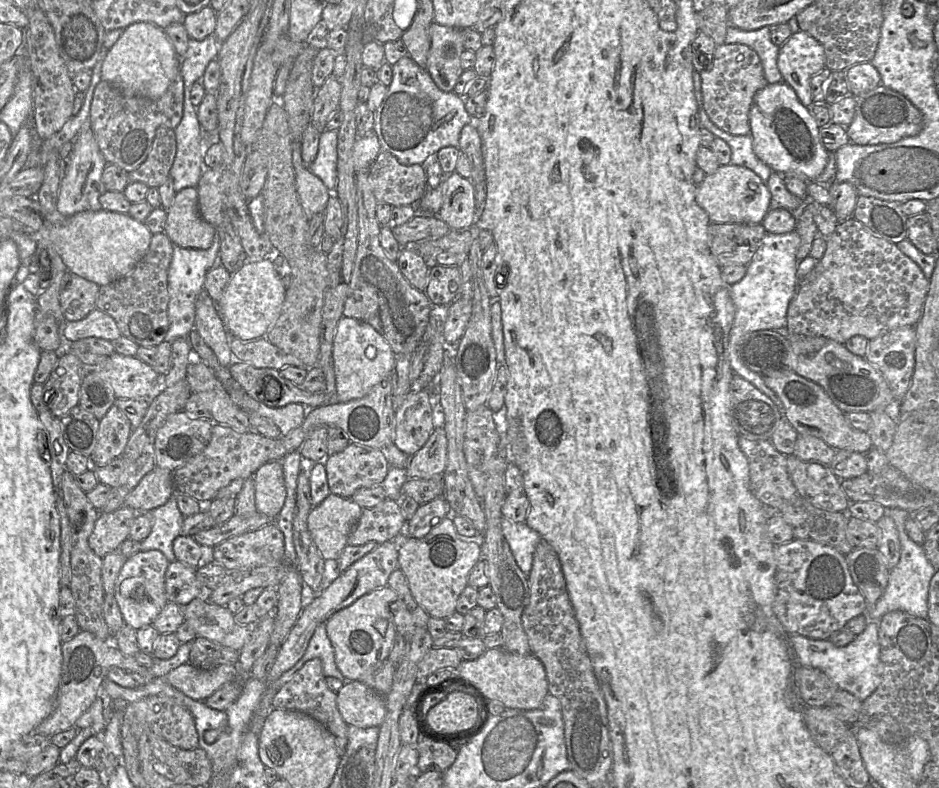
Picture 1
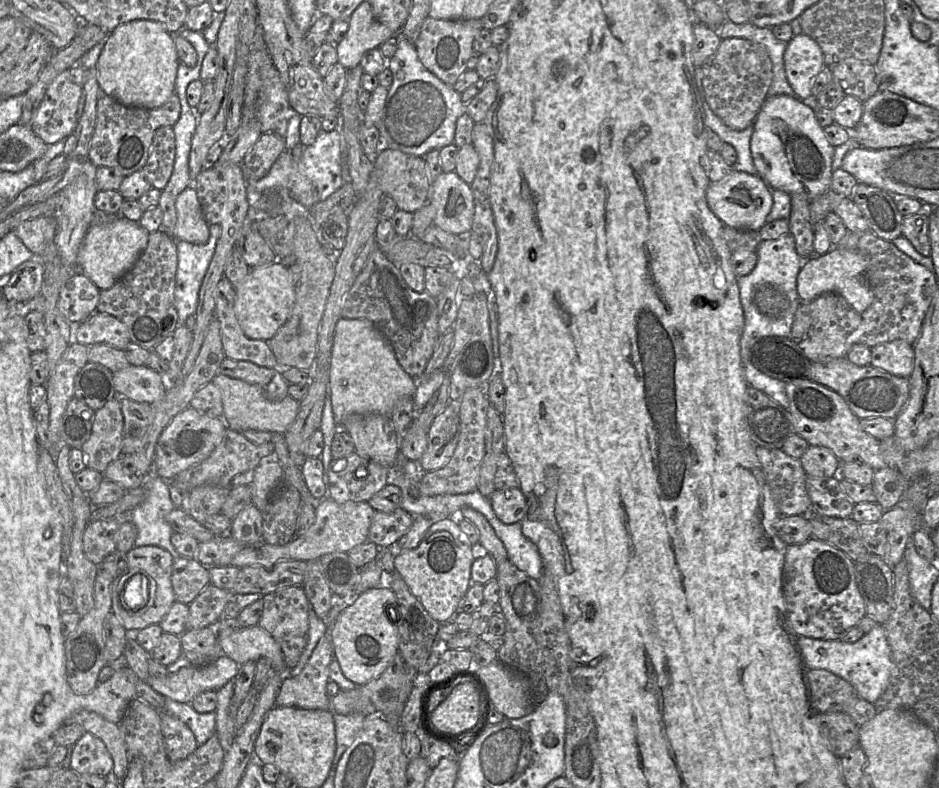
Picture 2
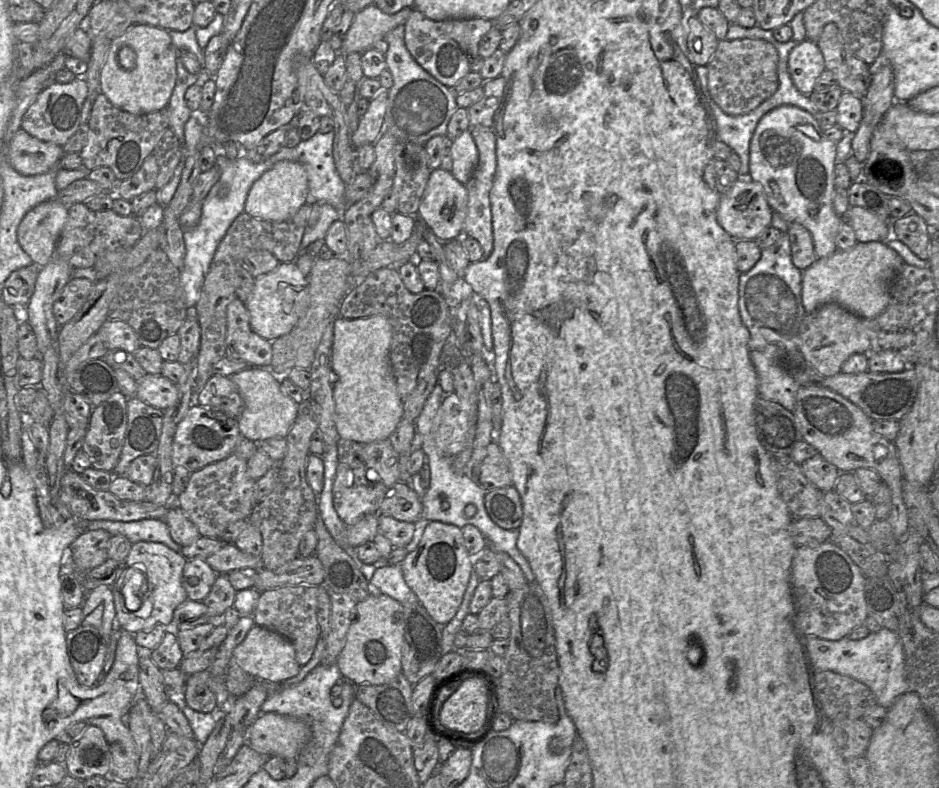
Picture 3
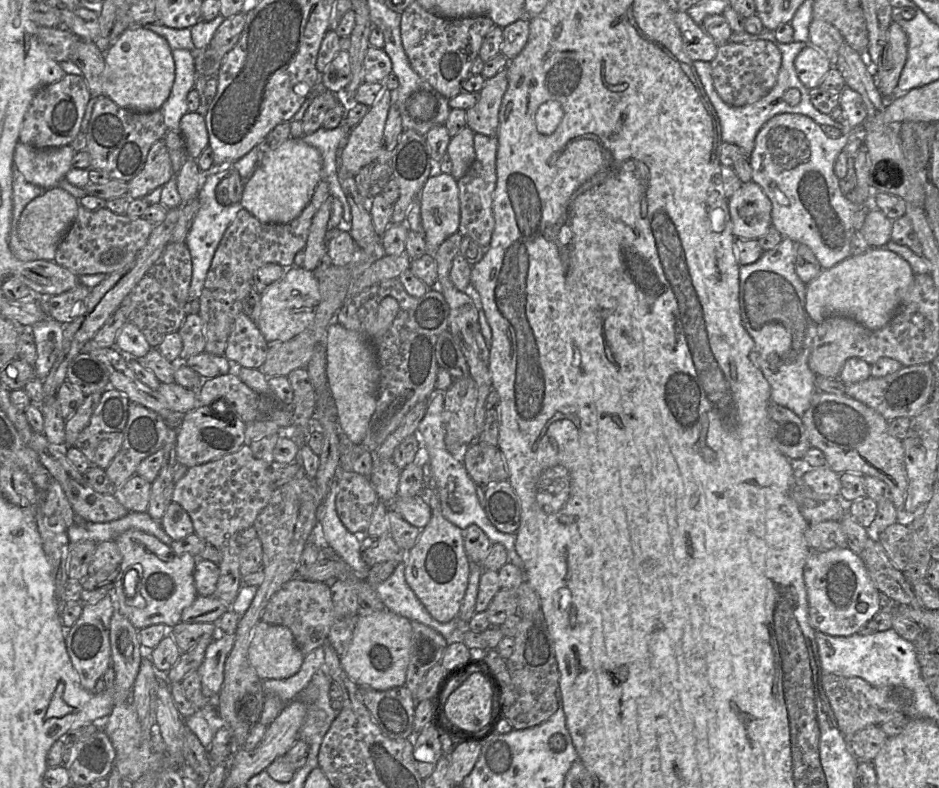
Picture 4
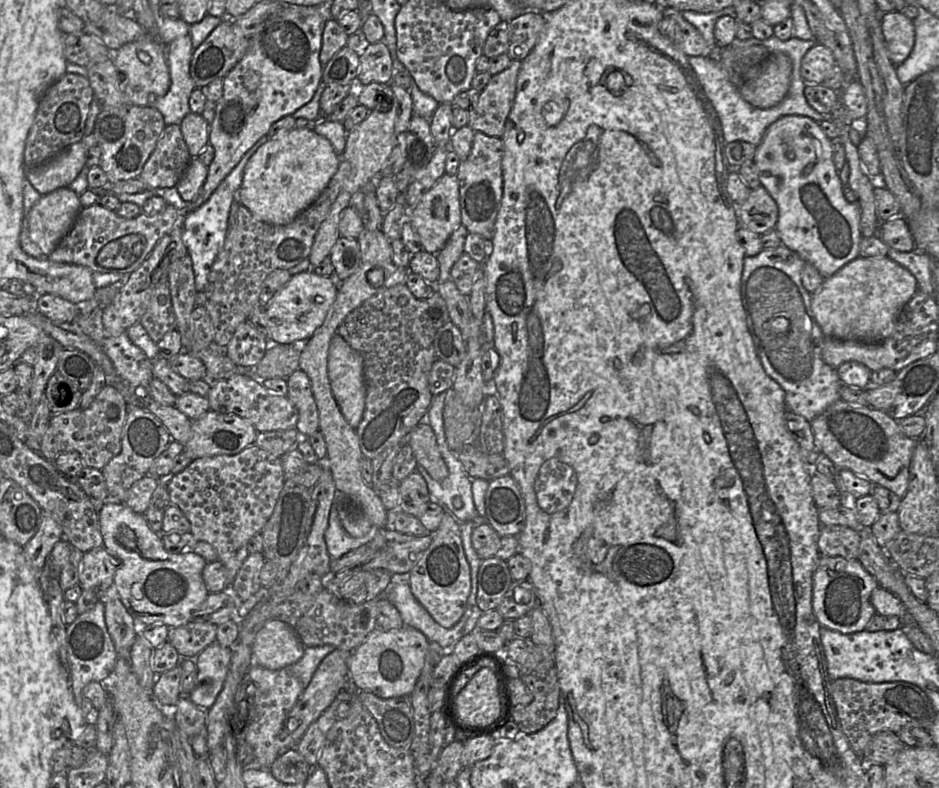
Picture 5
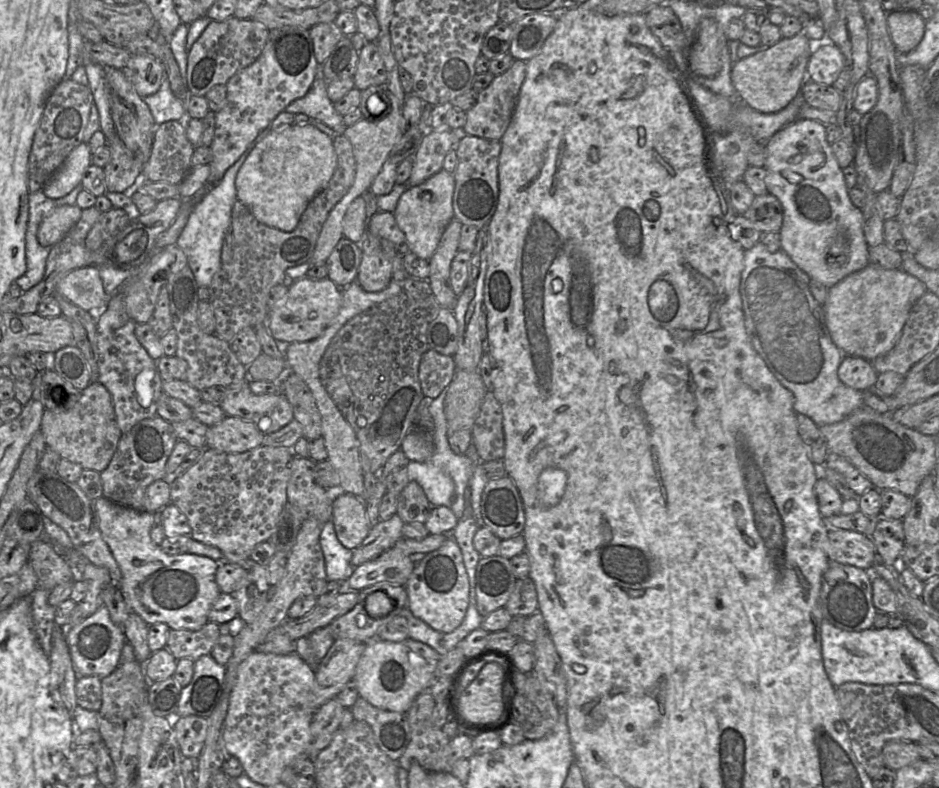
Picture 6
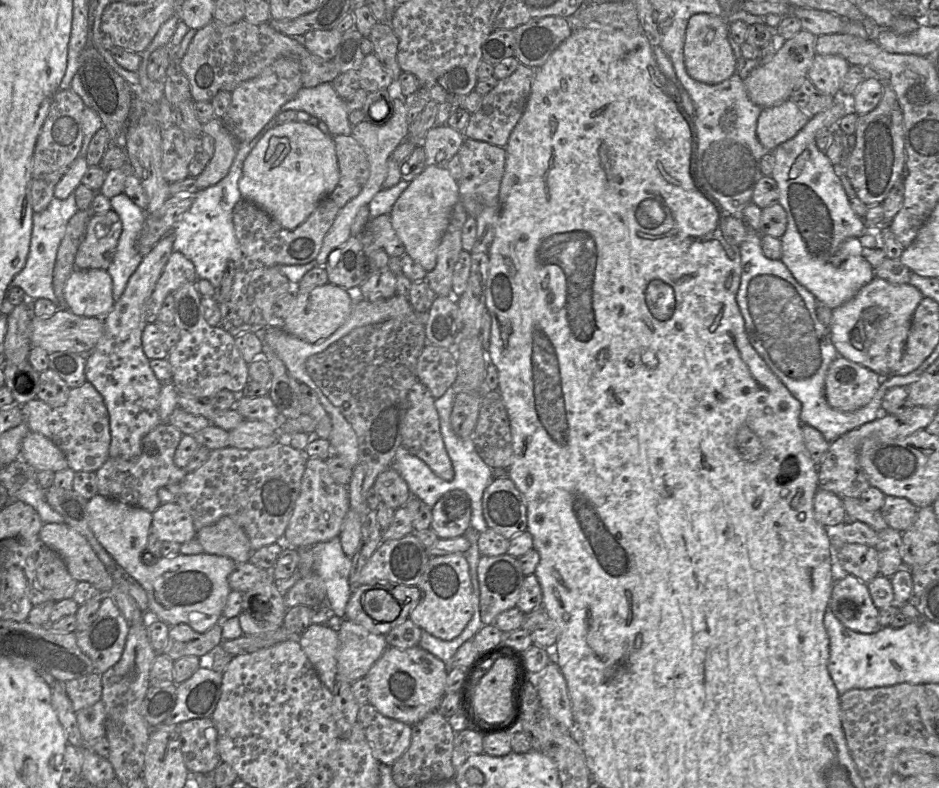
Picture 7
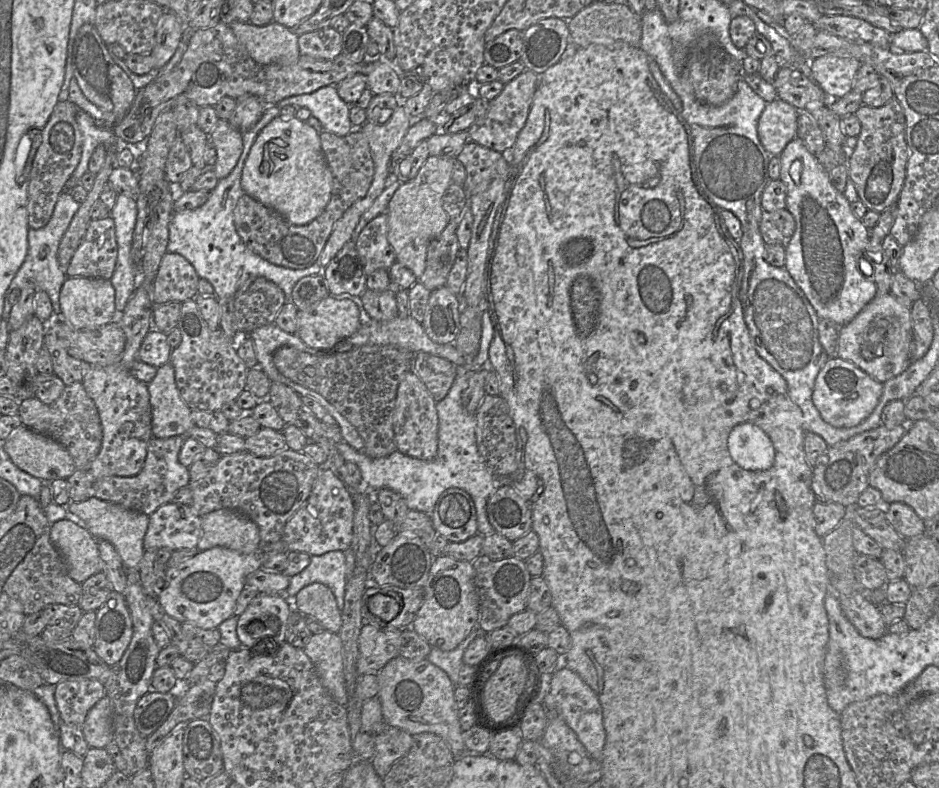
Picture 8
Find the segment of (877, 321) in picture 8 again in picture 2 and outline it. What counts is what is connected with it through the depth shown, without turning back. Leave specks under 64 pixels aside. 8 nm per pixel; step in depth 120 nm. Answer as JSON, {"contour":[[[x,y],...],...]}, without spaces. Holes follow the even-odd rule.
{"contour":[[[832,248],[821,256],[812,256],[803,262],[797,276],[797,293],[802,302],[810,302],[826,293],[841,295],[857,312],[865,311],[874,300],[873,292],[866,281],[869,259],[859,252]]]}

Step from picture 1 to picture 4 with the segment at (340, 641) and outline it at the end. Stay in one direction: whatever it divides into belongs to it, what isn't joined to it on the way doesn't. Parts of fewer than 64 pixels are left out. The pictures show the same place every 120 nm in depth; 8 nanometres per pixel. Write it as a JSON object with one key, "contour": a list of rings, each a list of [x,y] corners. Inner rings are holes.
{"contour":[[[360,606],[358,616],[352,640],[345,654],[340,655],[340,663],[346,674],[358,686],[369,686],[379,691],[405,685],[406,671],[412,647],[412,626],[410,620],[389,609],[372,612],[362,610]]]}

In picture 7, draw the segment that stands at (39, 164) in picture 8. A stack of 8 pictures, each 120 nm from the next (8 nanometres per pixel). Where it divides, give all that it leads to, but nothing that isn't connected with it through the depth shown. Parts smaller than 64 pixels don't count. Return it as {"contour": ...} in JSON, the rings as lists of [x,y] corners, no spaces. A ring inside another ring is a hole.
{"contour":[[[71,88],[59,89],[53,96],[36,141],[32,161],[30,195],[34,213],[40,213],[48,207],[54,198],[56,184],[79,156],[83,142],[82,113],[85,107],[82,98]]]}

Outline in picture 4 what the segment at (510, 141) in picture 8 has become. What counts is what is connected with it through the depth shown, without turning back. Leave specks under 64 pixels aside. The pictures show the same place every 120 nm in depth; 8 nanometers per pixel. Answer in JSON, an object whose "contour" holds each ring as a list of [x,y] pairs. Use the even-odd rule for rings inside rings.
{"contour":[[[502,68],[497,74],[486,79],[479,91],[479,101],[466,110],[467,126],[474,133],[497,136],[499,111],[503,96],[508,87],[508,68]]]}

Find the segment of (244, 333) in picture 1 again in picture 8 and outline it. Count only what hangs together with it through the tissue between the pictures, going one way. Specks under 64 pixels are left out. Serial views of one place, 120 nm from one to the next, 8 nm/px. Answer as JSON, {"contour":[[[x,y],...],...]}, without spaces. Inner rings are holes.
{"contour":[[[329,295],[309,309],[298,311],[296,335],[311,348],[333,348],[339,341],[357,332],[363,317],[362,309],[353,300]]]}

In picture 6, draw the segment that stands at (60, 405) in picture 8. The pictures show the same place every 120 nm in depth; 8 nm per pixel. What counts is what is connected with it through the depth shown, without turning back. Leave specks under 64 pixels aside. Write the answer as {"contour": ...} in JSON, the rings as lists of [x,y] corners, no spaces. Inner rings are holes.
{"contour":[[[91,382],[82,390],[78,402],[68,411],[52,412],[45,409],[40,431],[47,447],[57,452],[62,459],[98,472],[102,472],[110,463],[122,435],[111,395],[100,382]]]}

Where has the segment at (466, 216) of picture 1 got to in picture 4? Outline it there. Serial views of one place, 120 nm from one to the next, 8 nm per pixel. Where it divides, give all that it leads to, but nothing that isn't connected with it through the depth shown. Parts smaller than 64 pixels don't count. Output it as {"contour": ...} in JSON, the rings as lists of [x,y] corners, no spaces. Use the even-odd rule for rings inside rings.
{"contour":[[[442,172],[437,176],[429,176],[420,191],[419,201],[426,253],[435,258],[435,253],[443,241],[459,230],[460,201],[458,183],[450,173]]]}

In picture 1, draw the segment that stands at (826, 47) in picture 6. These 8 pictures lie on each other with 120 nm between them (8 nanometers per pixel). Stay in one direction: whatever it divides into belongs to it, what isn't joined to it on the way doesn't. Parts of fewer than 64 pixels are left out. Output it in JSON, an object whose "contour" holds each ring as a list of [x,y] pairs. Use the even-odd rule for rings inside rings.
{"contour":[[[799,30],[779,48],[778,69],[795,91],[799,101],[810,109],[813,104],[811,78],[825,68],[823,46],[810,34]]]}

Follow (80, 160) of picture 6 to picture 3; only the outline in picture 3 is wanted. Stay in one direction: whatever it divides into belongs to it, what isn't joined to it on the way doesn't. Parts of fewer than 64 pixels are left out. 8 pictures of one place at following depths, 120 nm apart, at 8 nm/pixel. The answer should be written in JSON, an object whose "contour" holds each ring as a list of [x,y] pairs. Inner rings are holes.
{"contour":[[[20,128],[10,141],[8,162],[19,174],[34,176],[53,169],[64,154],[62,146],[41,141]]]}

